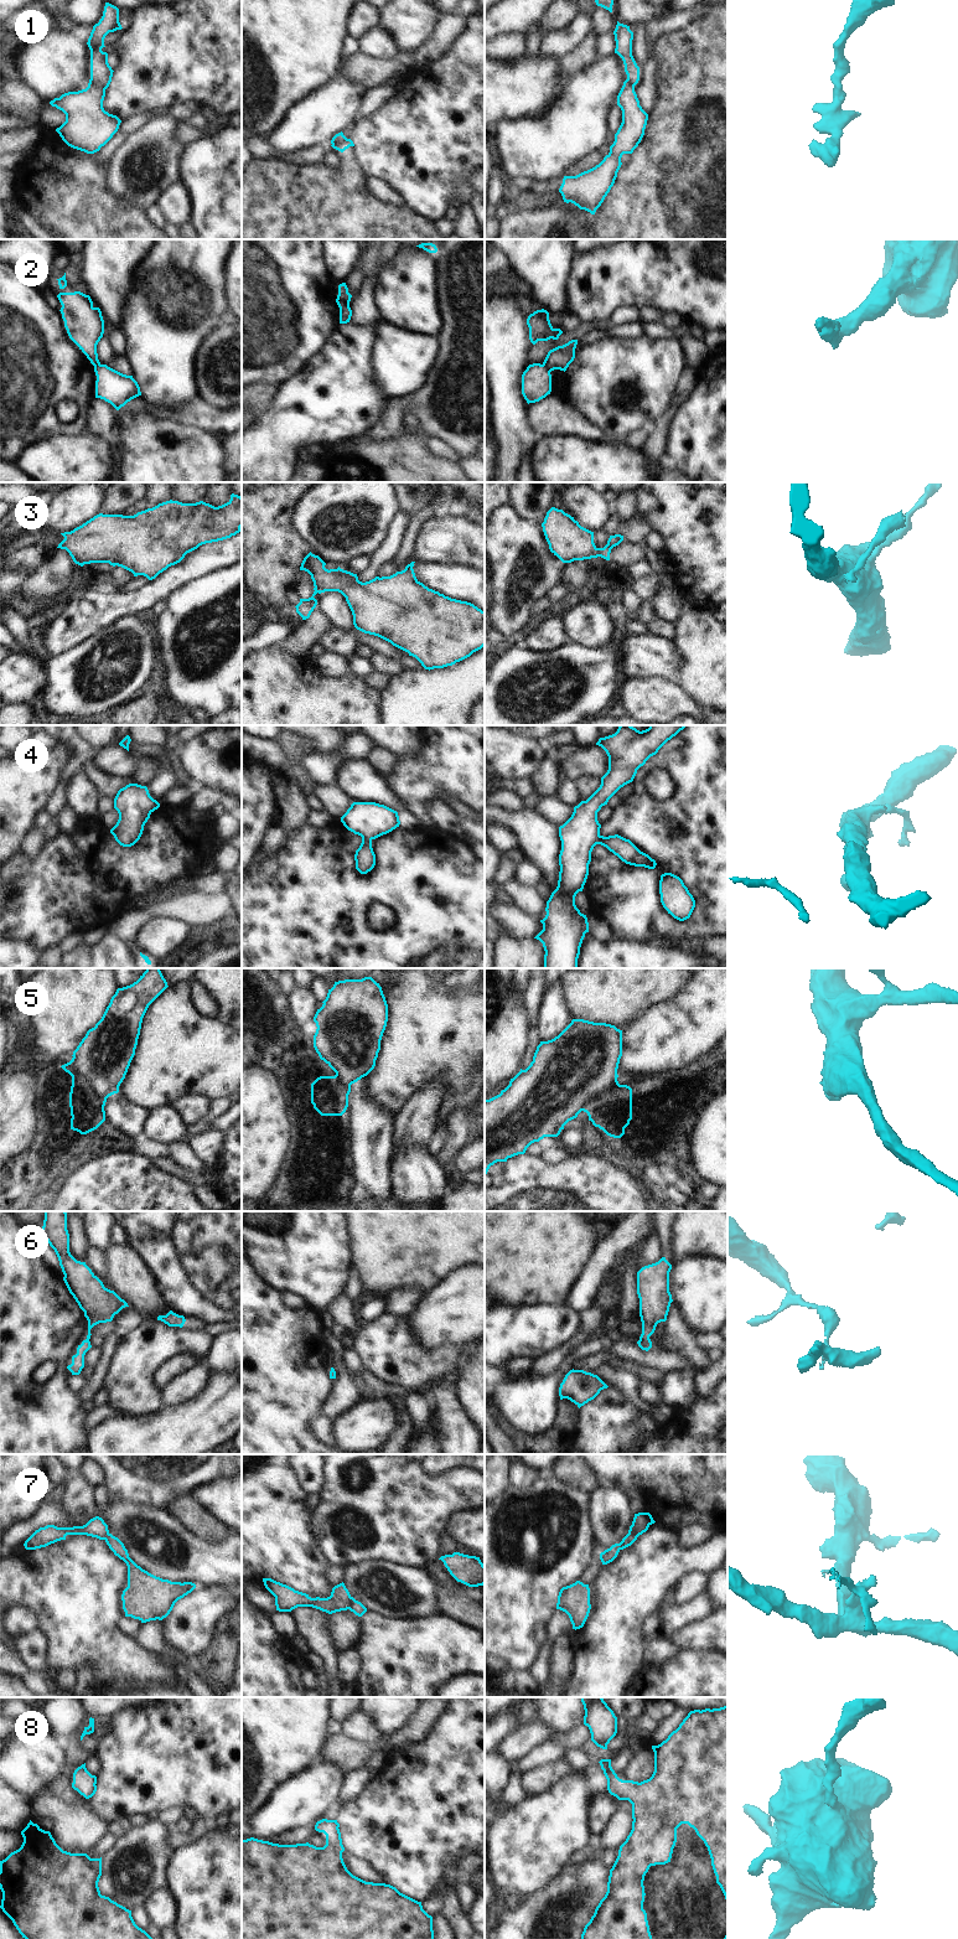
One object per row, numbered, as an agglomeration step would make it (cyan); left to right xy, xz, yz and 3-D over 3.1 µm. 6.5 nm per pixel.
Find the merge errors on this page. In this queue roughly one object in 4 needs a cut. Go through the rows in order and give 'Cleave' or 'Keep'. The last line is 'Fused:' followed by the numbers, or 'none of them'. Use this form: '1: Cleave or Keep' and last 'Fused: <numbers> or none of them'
1: Cleave
2: Cleave
3: Cleave
4: Keep
5: Keep
6: Keep
7: Cleave
8: Keep
Fused: 1, 2, 3, 7.

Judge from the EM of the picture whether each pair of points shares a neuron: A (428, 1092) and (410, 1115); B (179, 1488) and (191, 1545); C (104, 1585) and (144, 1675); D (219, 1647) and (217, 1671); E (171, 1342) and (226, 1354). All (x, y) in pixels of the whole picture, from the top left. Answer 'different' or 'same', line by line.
A: same
B: different
C: same
D: same
E: different

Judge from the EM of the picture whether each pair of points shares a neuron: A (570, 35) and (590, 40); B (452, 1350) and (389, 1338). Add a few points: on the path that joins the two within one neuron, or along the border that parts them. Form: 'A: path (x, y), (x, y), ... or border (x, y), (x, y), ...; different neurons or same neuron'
A: border (590, 30), (562, 57); different neurons
B: path (436, 1358), (409, 1358), (405, 1354); same neuron

